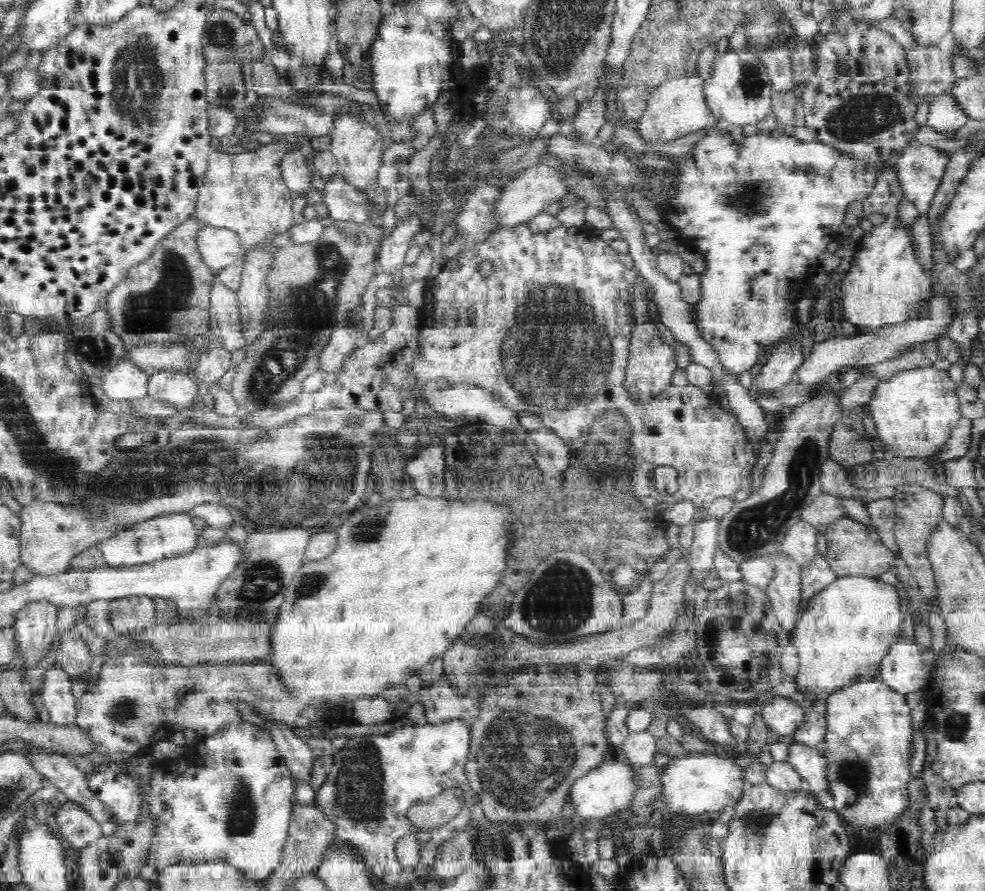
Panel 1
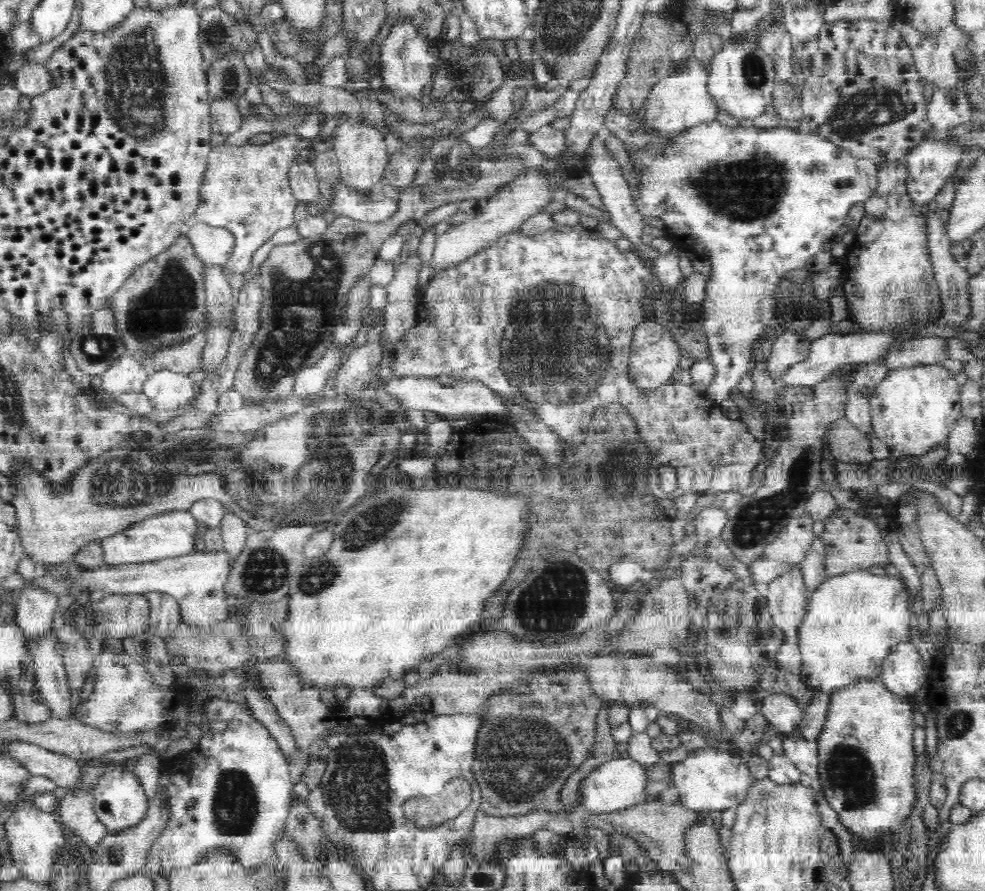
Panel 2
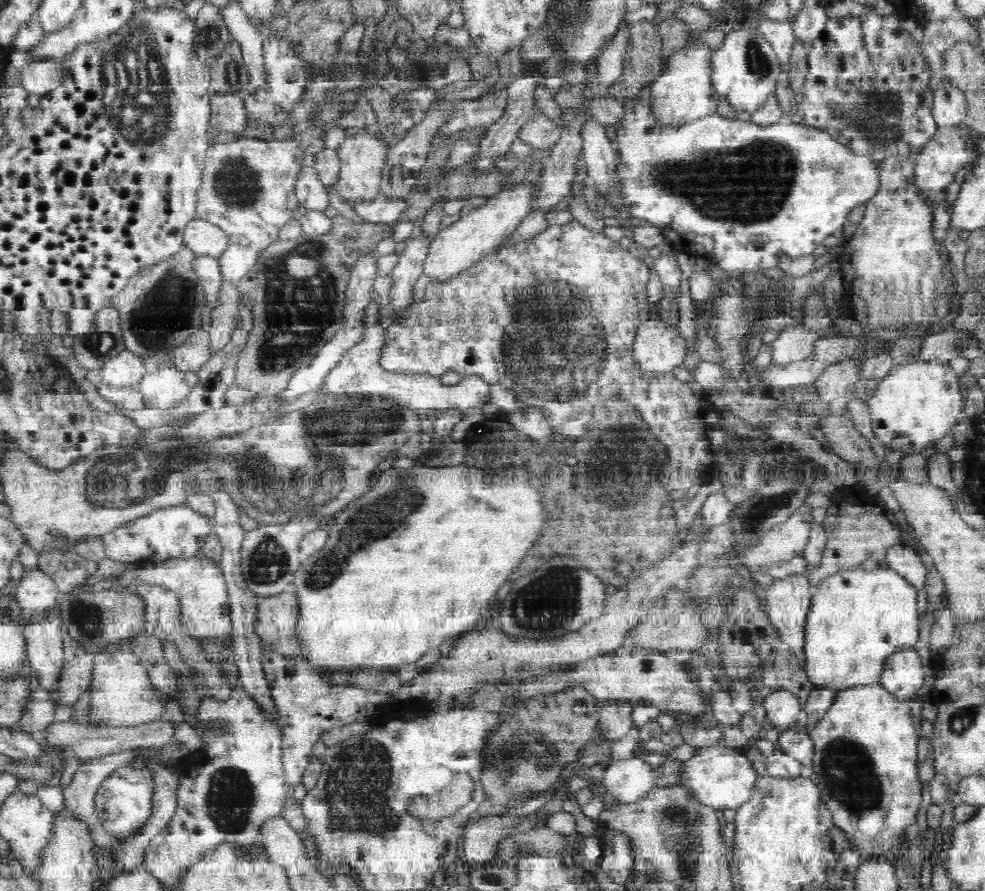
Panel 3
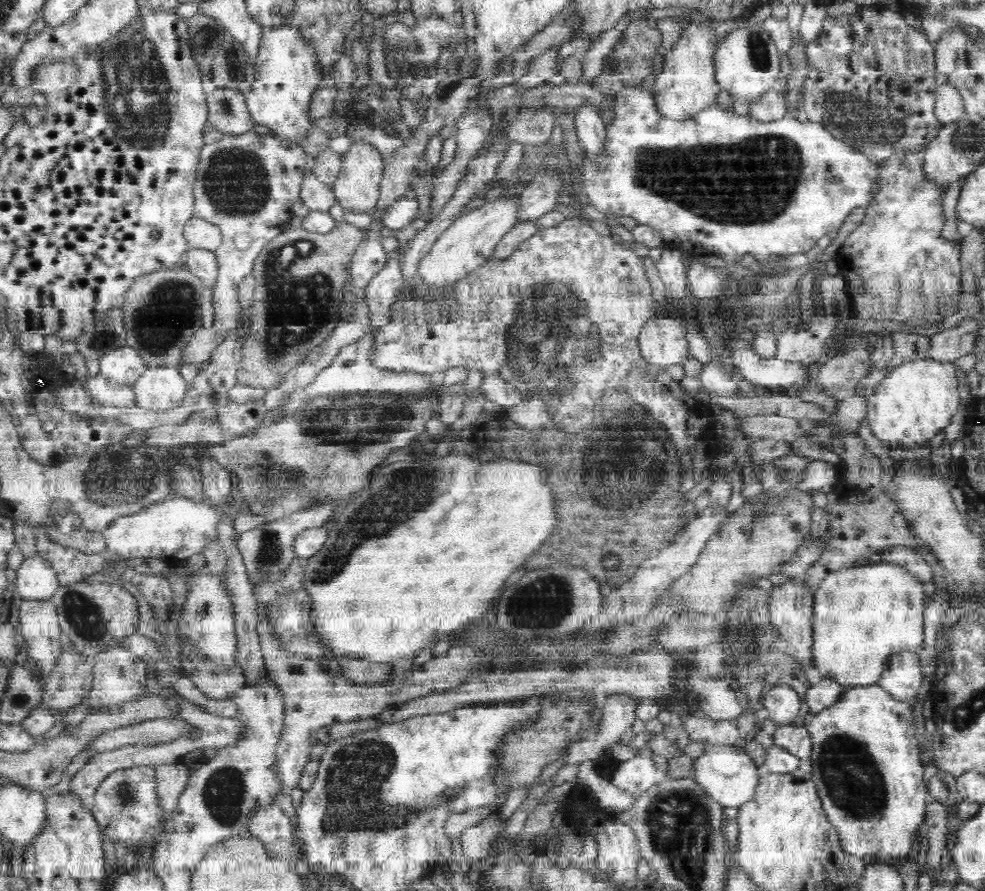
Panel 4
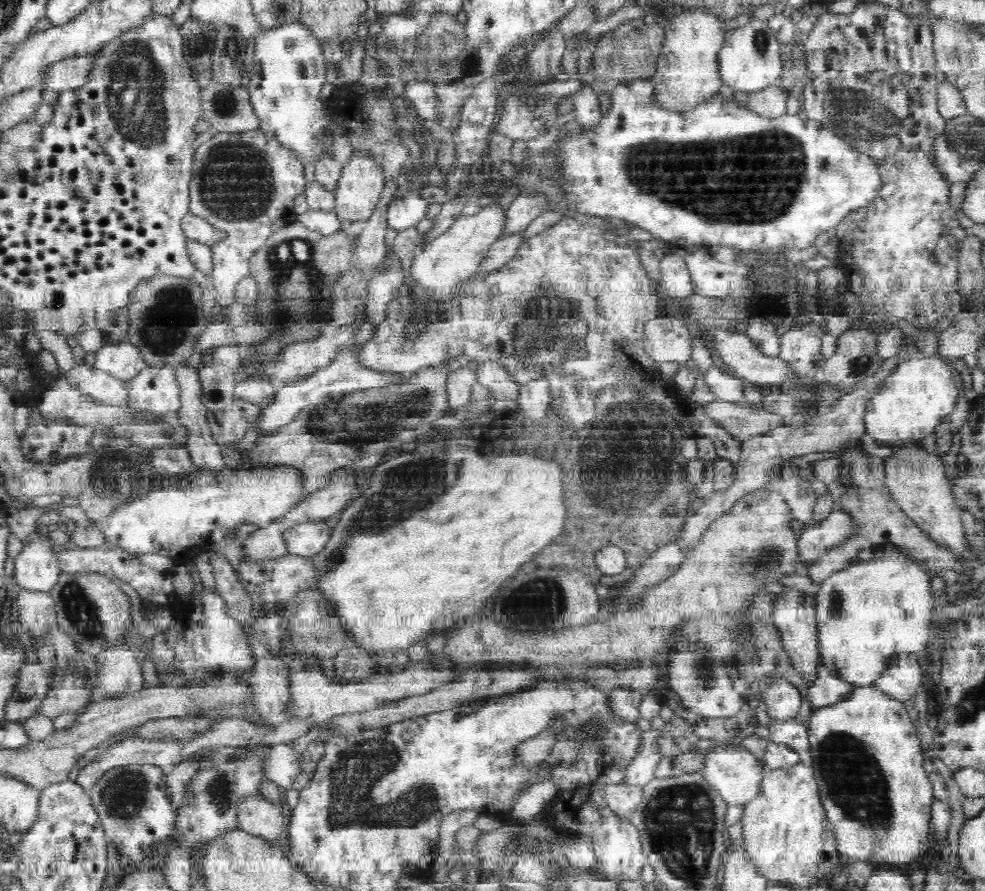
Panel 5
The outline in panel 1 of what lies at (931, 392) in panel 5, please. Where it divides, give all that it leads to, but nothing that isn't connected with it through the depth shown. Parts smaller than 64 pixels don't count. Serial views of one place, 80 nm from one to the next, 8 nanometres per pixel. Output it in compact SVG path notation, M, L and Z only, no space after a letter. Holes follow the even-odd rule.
M933 365L902 370L880 381L868 402L868 414L879 439L887 446L888 451L908 457L930 456L937 452L963 417L957 388L958 385L950 379L948 370L939 370Z

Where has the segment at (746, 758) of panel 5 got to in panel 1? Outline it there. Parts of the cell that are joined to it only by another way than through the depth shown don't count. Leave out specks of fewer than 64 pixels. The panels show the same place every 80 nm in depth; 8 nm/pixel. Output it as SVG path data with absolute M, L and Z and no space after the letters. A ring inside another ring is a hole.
M706 751L682 753L673 758L664 771L664 790L660 798L670 811L708 815L722 811L726 806L735 808L743 798L742 786L746 781L744 766L736 761L736 755Z

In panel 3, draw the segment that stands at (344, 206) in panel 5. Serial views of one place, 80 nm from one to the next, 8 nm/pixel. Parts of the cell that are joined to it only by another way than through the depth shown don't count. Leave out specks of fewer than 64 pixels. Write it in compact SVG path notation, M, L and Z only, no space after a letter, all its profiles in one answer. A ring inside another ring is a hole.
M362 130L353 137L346 137L345 143L337 151L341 158L341 170L338 181L331 189L348 205L374 203L380 196L379 185L388 148L376 139L373 131Z

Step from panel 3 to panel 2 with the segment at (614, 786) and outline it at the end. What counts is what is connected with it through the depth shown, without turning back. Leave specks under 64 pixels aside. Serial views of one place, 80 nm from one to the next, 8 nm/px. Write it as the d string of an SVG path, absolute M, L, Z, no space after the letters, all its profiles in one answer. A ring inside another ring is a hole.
M616 757L595 768L581 788L583 794L583 807L590 815L602 814L619 810L637 803L642 803L646 798L647 767L634 760L632 757Z

